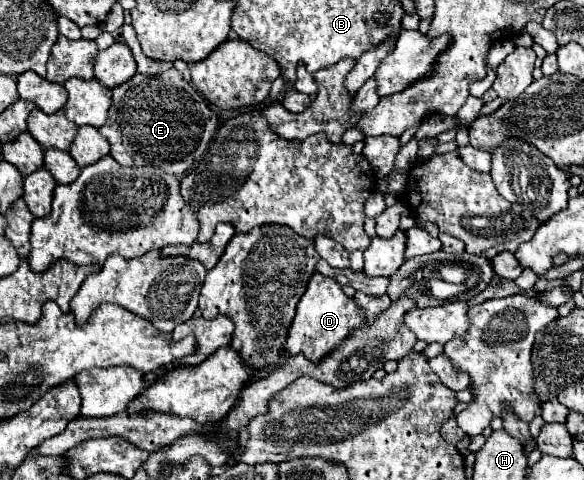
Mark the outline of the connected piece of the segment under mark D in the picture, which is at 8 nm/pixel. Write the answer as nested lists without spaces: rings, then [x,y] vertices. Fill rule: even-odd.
[[[315,273],[307,285],[305,295],[297,303],[297,313],[287,333],[287,349],[291,355],[303,353],[309,361],[317,363],[321,357],[337,349],[337,345],[345,341],[349,333],[361,327],[363,323],[365,311],[359,305],[355,305],[353,297],[347,297],[335,279],[321,277],[319,273]]]

